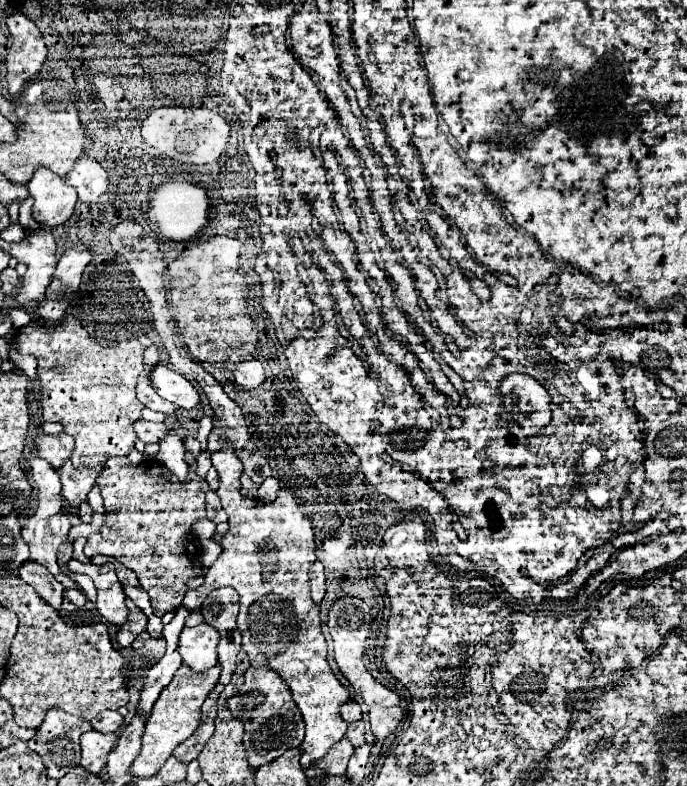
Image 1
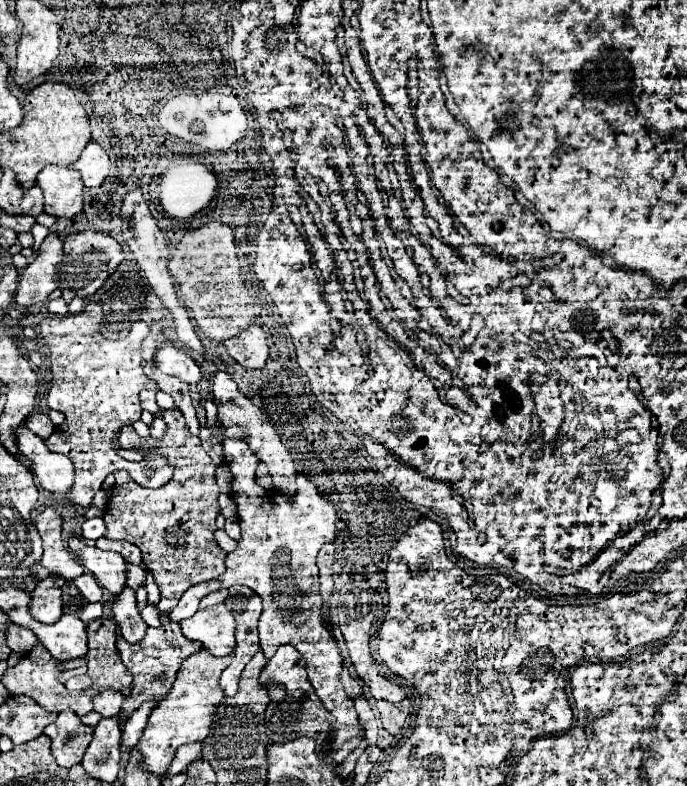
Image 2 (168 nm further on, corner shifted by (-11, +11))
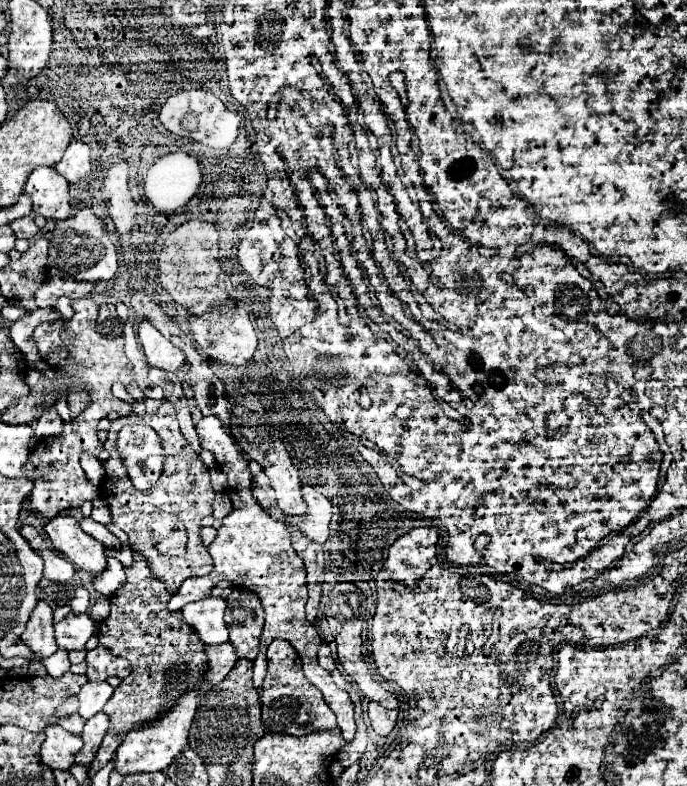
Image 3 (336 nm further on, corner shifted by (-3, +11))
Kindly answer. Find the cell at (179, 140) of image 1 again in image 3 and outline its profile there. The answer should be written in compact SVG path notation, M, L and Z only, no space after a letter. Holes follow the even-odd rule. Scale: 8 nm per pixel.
M201 88L181 90L181 92L171 94L165 100L165 104L159 108L159 120L171 134L191 138L209 148L227 148L235 142L235 138L239 134L237 112L229 110L213 92L201 90Z

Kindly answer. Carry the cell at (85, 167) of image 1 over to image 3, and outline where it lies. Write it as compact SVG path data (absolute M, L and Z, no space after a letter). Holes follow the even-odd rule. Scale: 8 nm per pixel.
M73 140L63 156L63 160L55 166L59 174L63 174L71 184L83 180L91 172L91 152L89 146L81 140Z

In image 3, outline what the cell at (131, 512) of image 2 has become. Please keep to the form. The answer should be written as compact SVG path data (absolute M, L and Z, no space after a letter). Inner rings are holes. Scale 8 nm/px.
M165 402L155 414L135 416L137 424L147 424L153 430L161 434L163 448L171 450L171 458L165 462L163 474L151 490L139 492L127 479L127 472L123 470L123 464L119 460L119 454L115 450L115 436L117 430L127 424L127 420L117 418L111 428L111 436L105 442L105 448L109 450L109 460L103 462L105 469L105 480L102 484L102 492L106 492L105 500L111 510L111 524L123 528L129 536L129 546L135 554L141 554L153 576L161 582L165 582L165 588L169 594L175 594L179 586L191 578L191 576L205 576L211 572L213 562L207 552L207 548L201 544L201 520L205 516L211 516L213 512L213 498L215 492L209 484L209 470L199 460L197 452L187 446L187 440L183 438L175 410L169 402Z

